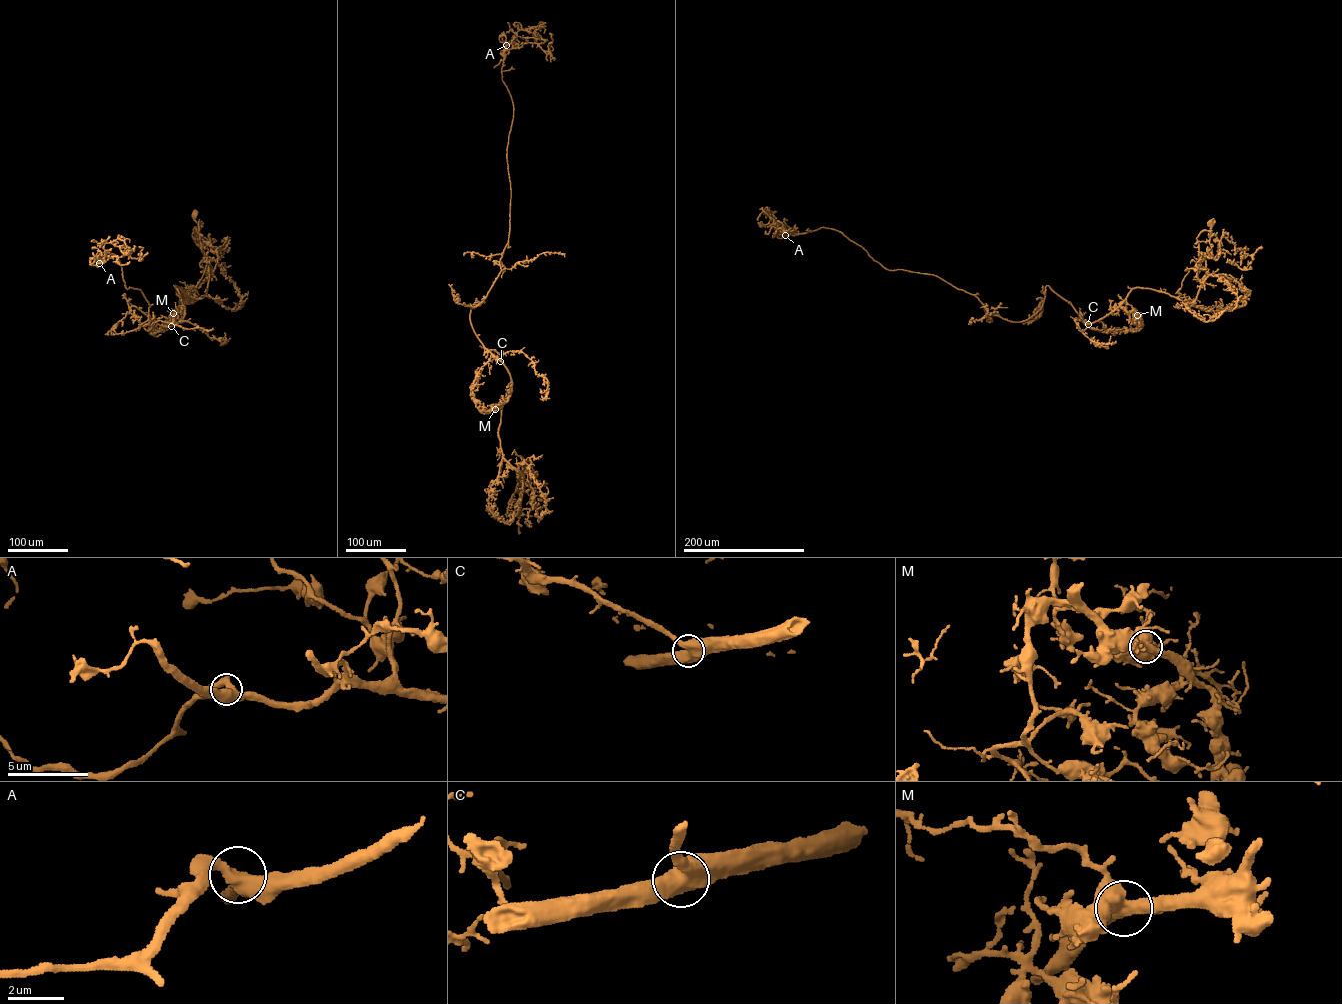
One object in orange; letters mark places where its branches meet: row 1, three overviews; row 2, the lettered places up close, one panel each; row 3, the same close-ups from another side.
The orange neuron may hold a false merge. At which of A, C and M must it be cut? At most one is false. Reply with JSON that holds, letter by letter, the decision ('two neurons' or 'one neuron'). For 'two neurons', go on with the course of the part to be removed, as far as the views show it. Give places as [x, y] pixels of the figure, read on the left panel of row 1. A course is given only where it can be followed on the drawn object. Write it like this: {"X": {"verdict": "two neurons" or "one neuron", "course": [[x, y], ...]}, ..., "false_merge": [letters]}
{"A": {"verdict": "one neuron"}, "C": {"verdict": "one neuron"}, "M": {"verdict": "one neuron"}, "false_merge": []}

